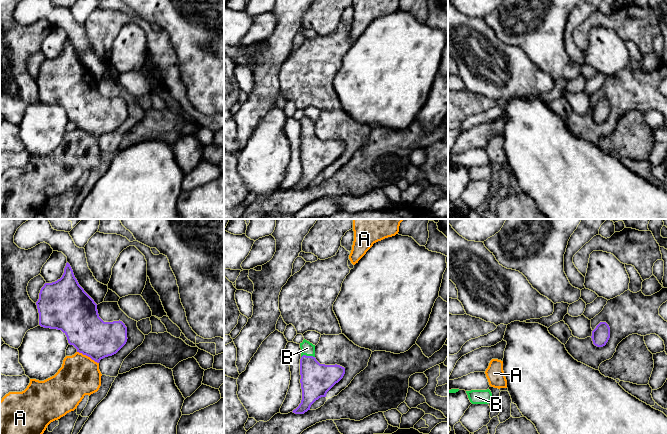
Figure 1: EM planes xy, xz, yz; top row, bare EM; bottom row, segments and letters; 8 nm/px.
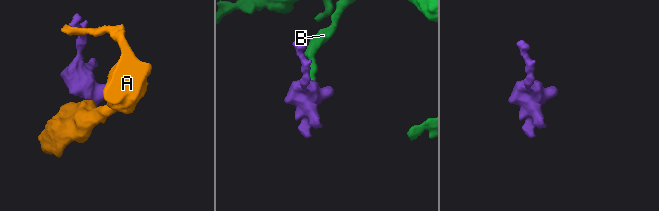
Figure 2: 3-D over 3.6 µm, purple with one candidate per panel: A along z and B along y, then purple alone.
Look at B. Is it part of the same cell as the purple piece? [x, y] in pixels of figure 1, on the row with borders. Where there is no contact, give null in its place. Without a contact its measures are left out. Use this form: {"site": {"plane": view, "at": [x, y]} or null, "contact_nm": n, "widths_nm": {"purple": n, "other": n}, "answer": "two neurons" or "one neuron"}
{"site": {"plane": "xz", "at": [307, 356]}, "contact_nm": 110, "widths_nm": {"purple": 260, "other": 110}, "answer": "one neuron"}

